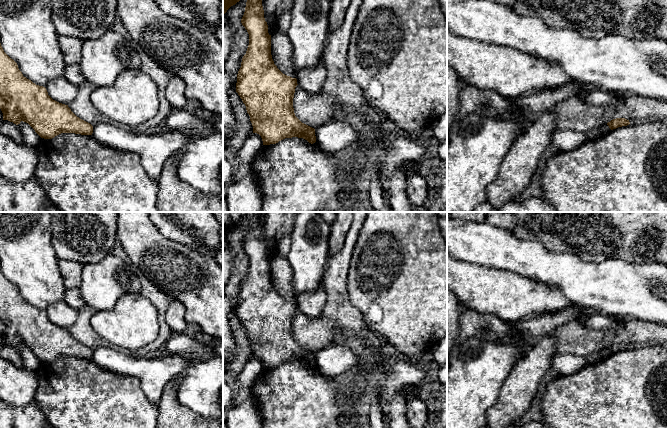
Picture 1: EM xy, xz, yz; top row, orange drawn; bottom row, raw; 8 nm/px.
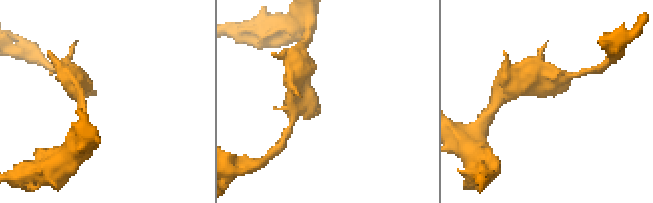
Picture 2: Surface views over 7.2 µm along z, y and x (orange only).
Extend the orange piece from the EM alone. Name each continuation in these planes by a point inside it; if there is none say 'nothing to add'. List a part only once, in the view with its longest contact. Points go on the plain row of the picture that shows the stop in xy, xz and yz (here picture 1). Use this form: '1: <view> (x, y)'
nothing to add

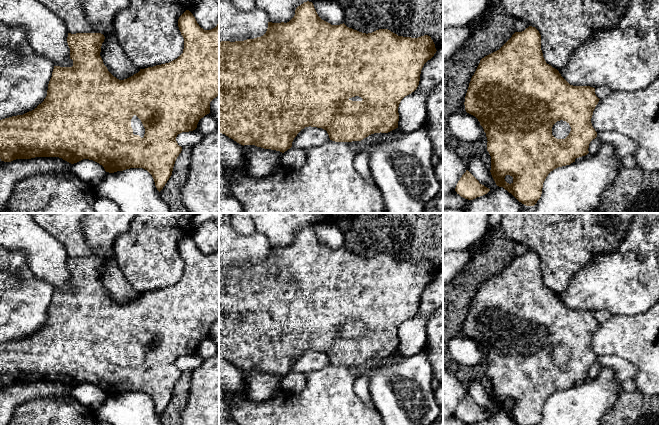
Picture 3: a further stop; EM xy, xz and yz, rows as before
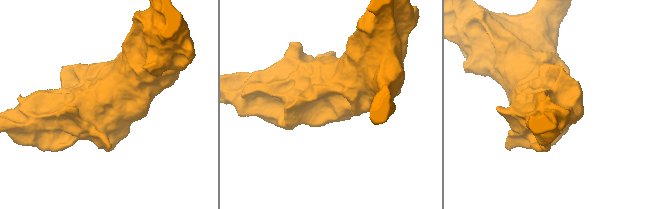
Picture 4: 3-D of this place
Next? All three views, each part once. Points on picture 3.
1: yz (561, 353)

